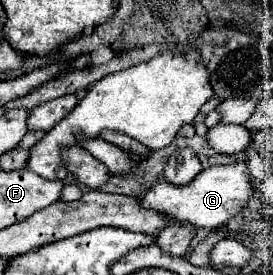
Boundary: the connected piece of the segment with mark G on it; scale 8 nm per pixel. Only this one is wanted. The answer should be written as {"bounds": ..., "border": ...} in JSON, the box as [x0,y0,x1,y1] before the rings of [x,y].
{"bounds":[141,160,253,230],"border":[[[239,160],[231,164],[217,164],[217,166],[205,168],[185,188],[175,188],[175,186],[169,186],[167,182],[161,182],[141,198],[141,204],[145,208],[153,208],[171,216],[173,220],[189,222],[197,228],[213,230],[213,228],[225,226],[231,218],[237,216],[237,212],[247,208],[247,202],[251,196],[253,196],[253,178],[249,174],[247,162]]]}

